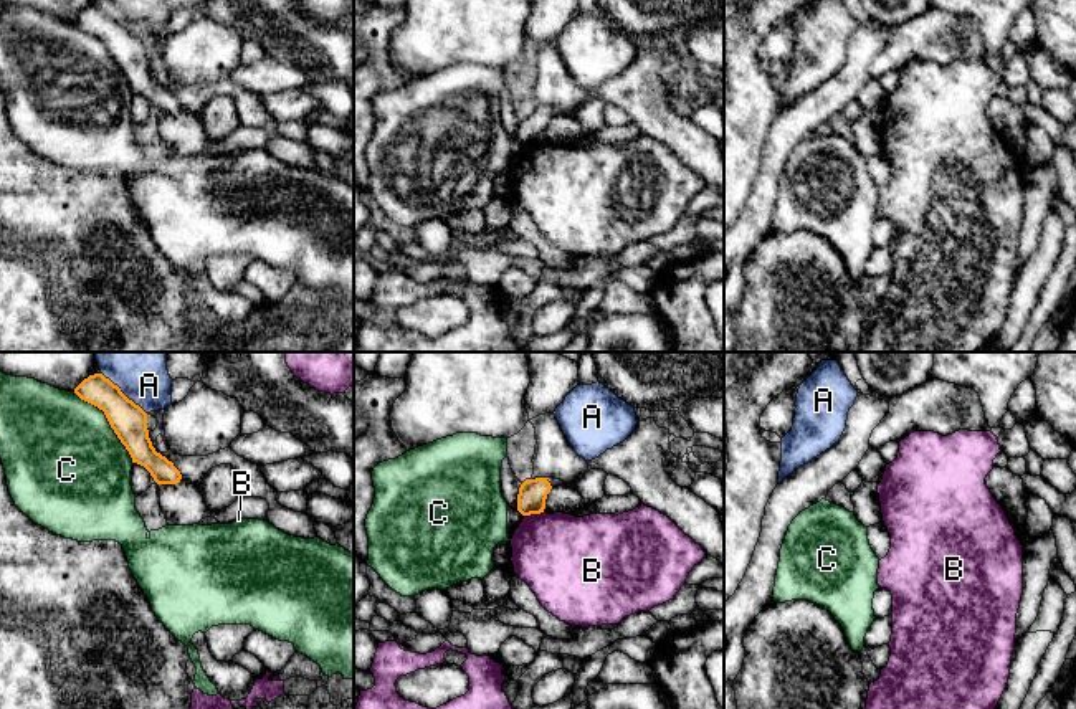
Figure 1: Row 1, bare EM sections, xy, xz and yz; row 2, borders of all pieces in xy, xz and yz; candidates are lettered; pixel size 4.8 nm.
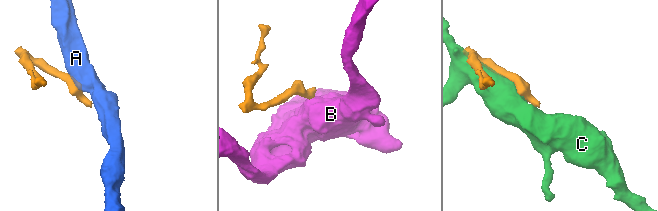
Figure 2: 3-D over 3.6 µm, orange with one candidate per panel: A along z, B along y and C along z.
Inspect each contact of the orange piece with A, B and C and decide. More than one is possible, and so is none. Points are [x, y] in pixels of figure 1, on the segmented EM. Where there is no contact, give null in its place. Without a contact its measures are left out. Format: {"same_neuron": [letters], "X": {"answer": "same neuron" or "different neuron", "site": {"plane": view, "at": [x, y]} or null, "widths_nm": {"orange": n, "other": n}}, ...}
{"same_neuron": [], "A": {"answer": "different neuron", "site": {"plane": "xy", "at": [123, 394]}, "widths_nm": {"orange": 180, "other": 340}}, "B": {"answer": "different neuron", "site": {"plane": "xz", "at": [533, 513]}, "widths_nm": {"orange": 140, "other": 420}}, "C": {"answer": "different neuron", "site": {"plane": "xy", "at": [109, 423]}, "widths_nm": {"orange": 180, "other": 500}}}

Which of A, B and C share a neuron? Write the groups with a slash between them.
A / B / C

